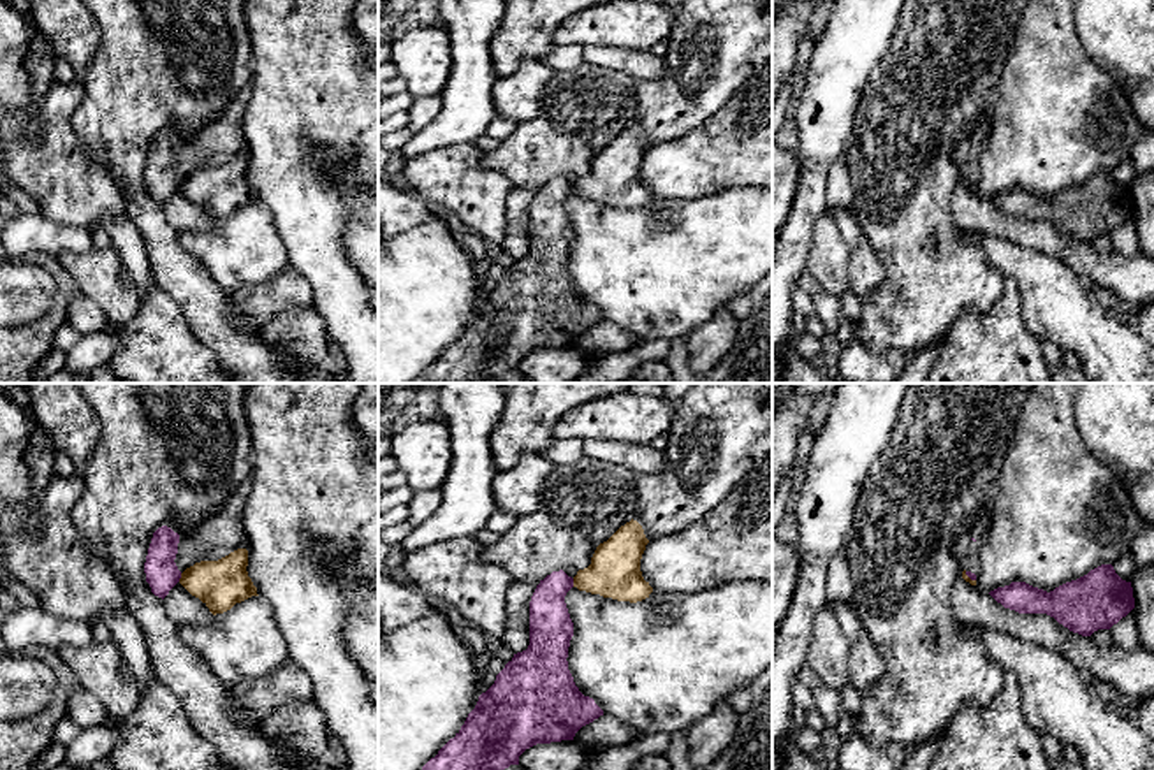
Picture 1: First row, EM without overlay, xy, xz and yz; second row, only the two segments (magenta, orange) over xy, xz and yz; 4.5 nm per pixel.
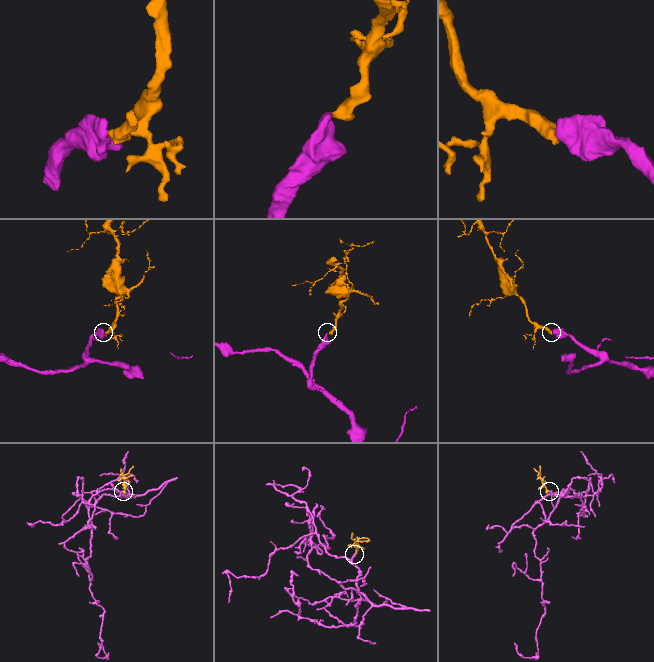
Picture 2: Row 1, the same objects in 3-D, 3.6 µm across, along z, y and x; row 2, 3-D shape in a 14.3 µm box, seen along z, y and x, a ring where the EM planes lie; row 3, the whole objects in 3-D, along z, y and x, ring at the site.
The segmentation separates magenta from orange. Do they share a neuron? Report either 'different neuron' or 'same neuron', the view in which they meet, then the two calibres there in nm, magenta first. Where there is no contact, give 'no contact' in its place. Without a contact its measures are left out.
different neuron | xy | 150/220 nm

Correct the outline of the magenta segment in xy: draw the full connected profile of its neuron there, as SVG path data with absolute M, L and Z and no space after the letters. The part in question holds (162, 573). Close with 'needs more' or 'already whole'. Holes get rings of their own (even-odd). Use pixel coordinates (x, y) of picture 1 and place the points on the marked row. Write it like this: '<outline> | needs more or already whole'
M250 478L241 482L223 505L197 527L178 534L162 526L153 533L144 573L151 592L165 598L181 573L201 561L218 561L237 548L248 548L243 512L250 498Z | needs more

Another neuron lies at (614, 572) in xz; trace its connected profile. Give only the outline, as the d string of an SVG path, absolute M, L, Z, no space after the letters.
M632 519L596 547L588 568L563 571L573 578L573 587L579 591L637 603L653 592L640 571L647 543L642 526Z

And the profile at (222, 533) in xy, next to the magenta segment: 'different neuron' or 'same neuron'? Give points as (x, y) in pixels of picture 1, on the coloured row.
same neuron

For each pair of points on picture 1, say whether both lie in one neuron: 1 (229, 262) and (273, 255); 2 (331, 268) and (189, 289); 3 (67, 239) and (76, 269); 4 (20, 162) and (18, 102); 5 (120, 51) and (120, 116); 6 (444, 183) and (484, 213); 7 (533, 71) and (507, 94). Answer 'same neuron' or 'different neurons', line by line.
1: same neuron
2: different neurons
3: different neurons
4: different neurons
5: same neuron
6: same neuron
7: same neuron

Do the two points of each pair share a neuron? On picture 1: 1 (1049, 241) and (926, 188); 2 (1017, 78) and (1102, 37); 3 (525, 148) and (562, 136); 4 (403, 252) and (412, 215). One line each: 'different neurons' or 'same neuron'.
1: different neurons
2: different neurons
3: same neuron
4: different neurons

